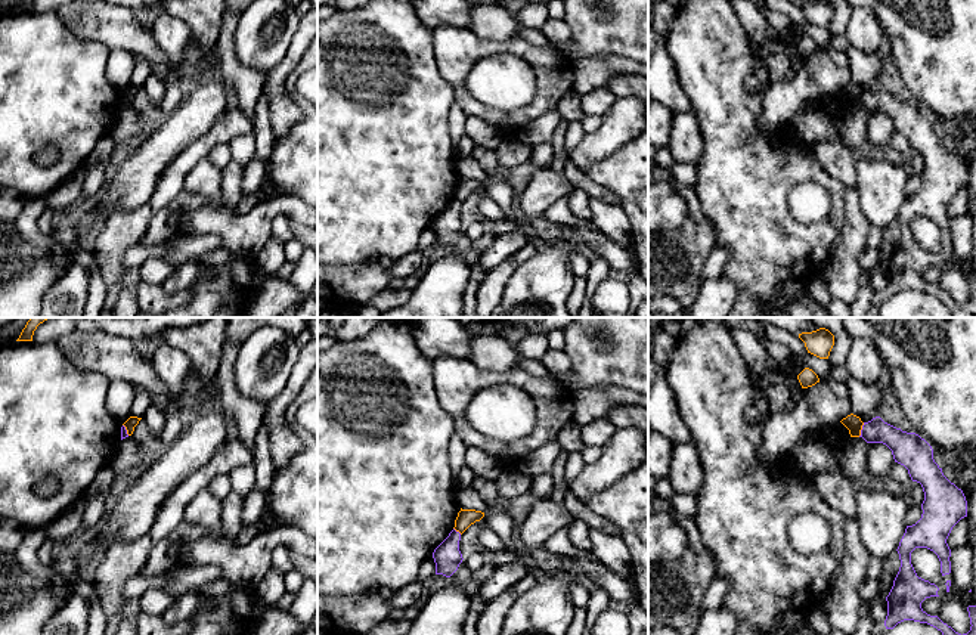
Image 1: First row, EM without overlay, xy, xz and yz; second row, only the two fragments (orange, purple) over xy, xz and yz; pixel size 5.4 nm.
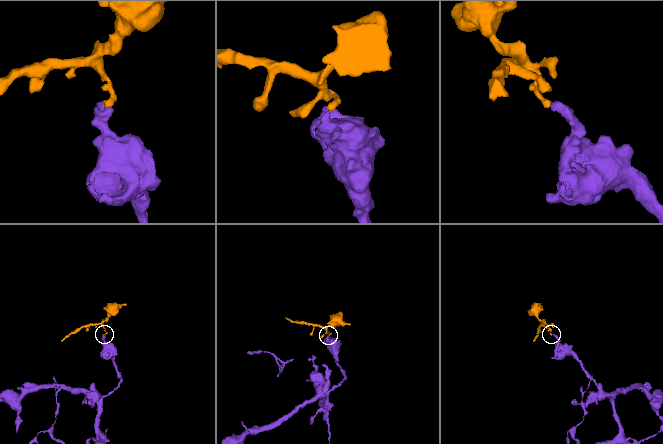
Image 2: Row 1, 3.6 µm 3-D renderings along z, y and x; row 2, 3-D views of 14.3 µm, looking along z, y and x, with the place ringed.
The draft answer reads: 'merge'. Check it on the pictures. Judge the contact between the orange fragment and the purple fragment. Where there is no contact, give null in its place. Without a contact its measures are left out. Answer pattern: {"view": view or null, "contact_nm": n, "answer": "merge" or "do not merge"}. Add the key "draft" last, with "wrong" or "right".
{"view": "yz", "contact_nm": 90, "answer": "do not merge", "draft": "wrong"}

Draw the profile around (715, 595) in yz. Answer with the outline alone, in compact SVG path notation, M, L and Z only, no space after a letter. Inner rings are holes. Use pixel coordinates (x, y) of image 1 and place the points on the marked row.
M716 577L703 598L703 613L722 608L726 594L729 592L731 580Z

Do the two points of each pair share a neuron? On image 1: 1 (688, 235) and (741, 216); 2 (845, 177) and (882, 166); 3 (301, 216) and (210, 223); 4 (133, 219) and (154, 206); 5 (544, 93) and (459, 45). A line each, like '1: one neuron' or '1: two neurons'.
1: two neurons
2: two neurons
3: one neuron
4: one neuron
5: one neuron

